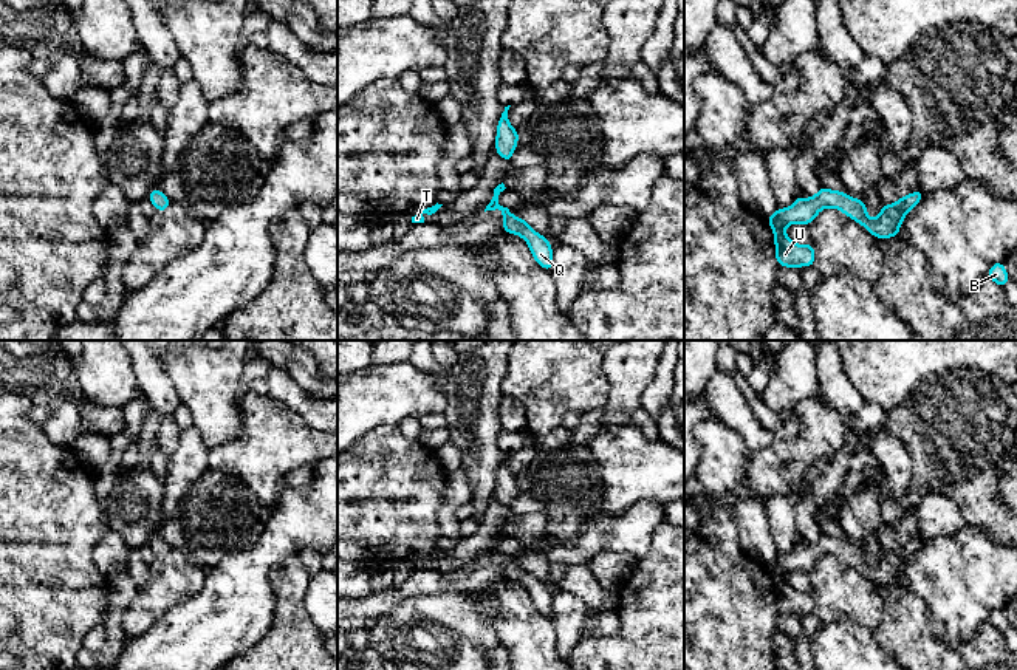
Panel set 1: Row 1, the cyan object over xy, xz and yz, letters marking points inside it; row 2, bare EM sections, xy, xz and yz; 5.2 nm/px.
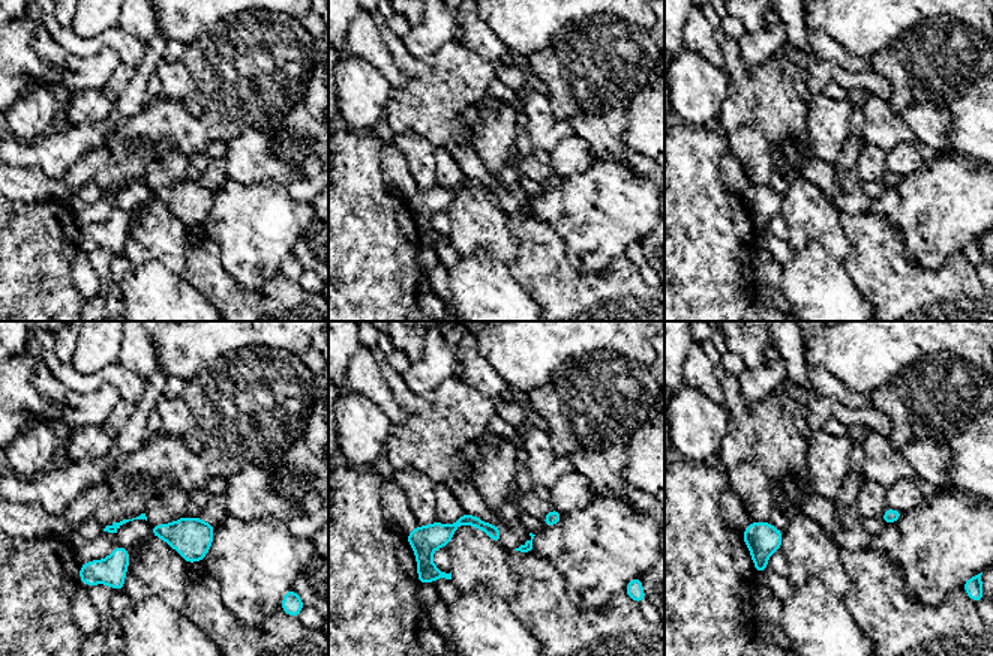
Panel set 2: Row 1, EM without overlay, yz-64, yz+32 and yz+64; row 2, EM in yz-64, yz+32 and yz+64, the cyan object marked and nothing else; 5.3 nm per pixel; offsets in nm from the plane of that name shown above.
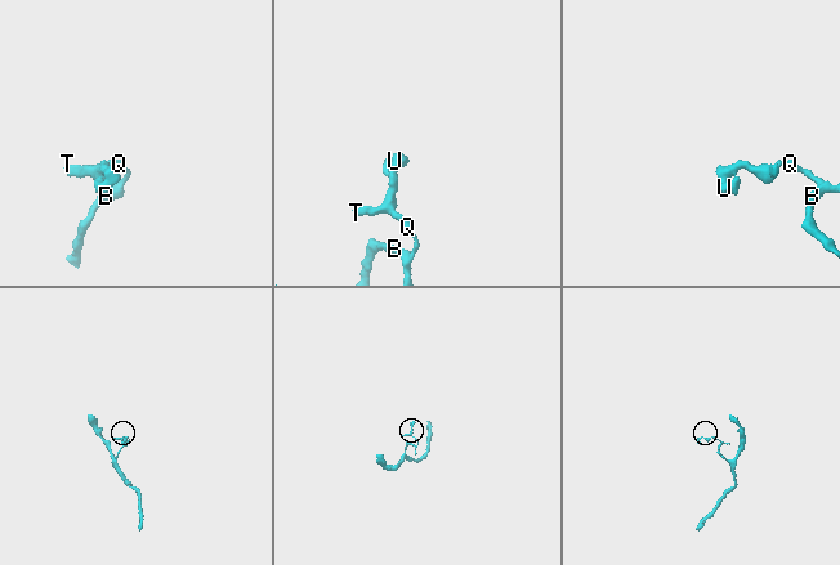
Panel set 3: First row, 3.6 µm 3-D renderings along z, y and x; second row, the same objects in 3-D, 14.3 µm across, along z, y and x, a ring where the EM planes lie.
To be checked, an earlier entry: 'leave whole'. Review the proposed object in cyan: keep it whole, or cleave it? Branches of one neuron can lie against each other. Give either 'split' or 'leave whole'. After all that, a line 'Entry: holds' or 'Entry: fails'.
leave whole
Entry: holds

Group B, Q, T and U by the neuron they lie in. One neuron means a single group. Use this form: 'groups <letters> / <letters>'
groups B Q T U

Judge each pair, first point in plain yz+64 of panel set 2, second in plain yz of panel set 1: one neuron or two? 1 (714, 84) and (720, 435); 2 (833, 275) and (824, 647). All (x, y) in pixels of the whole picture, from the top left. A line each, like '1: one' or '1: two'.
1: one
2: one

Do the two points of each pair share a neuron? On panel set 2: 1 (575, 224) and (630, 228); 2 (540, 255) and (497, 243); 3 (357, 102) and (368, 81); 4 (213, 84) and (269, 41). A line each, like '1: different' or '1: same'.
1: same
2: different
3: same
4: same

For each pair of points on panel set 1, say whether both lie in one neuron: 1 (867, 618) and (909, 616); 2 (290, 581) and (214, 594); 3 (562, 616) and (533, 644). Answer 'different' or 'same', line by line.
1: different
2: different
3: different

